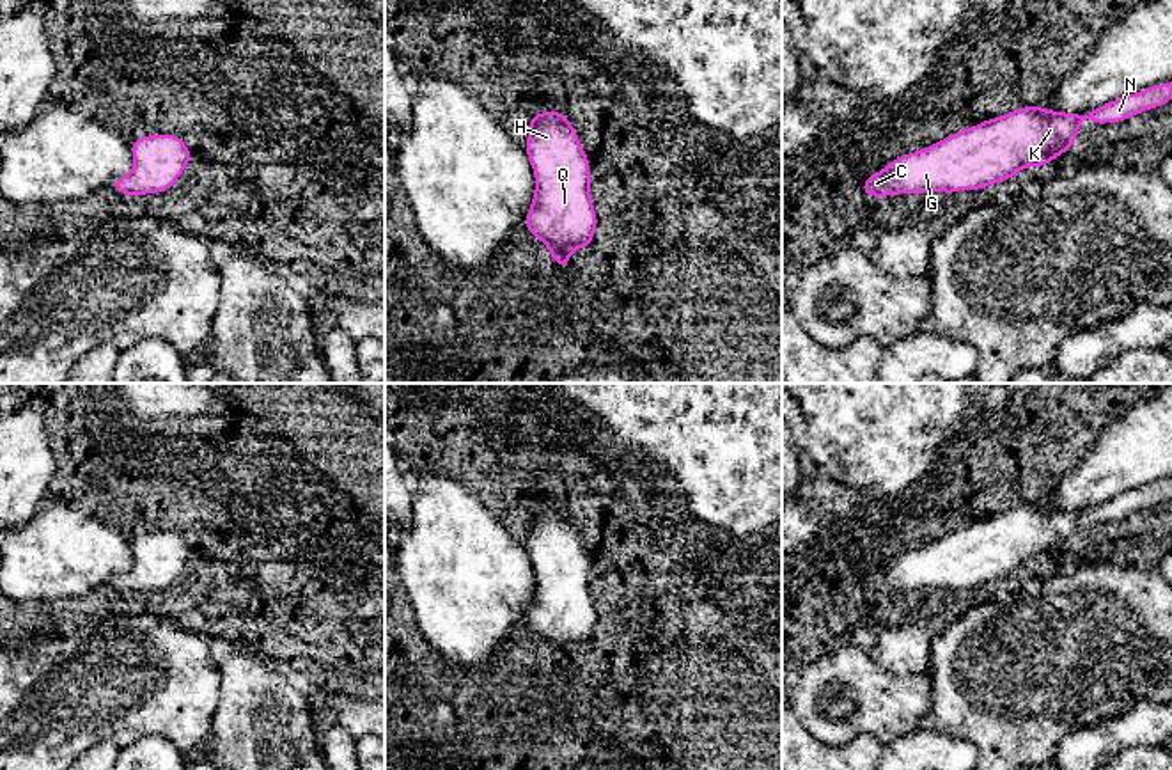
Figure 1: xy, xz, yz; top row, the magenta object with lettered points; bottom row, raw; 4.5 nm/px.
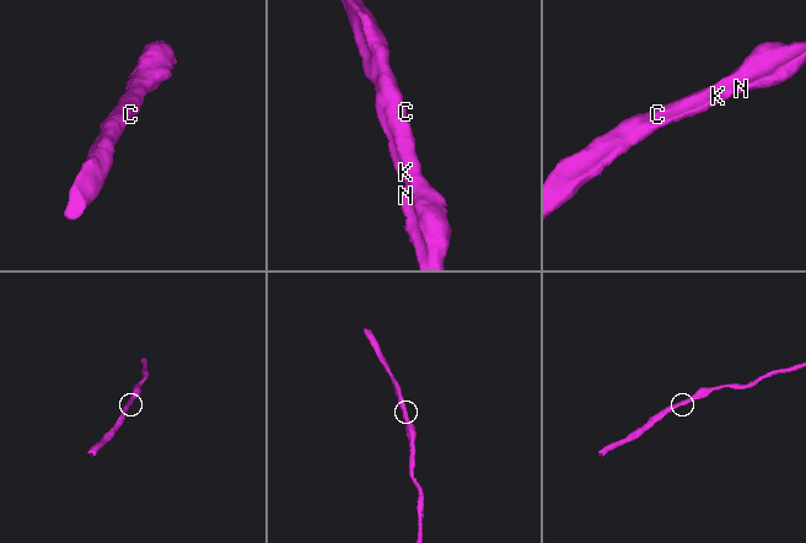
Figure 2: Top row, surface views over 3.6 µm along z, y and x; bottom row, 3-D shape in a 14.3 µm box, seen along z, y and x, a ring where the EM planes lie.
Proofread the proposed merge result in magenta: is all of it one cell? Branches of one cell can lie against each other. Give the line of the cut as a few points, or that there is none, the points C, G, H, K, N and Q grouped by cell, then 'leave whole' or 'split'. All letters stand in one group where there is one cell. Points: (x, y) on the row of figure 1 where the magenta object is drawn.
no cut; C G H K N Q; leave whole

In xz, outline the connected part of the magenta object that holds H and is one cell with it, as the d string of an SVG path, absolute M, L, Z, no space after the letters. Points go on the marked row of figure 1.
M555 110L530 117L525 151L535 177L525 229L566 268L574 250L592 245L598 229L589 156L574 126Z

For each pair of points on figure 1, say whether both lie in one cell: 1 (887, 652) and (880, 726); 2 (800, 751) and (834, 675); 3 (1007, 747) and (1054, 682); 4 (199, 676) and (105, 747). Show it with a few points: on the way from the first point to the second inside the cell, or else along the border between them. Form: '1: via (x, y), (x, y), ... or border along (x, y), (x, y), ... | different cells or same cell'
1: via (883, 669), (880, 708) | same cell
2: border along (800, 719), (812, 735), (827, 744), (850, 742) | different cells
3: via (1011, 731), (1016, 719), (1038, 698) | same cell
4: border along (119, 747), (110, 740), (100, 740), (82, 751) | different cells

